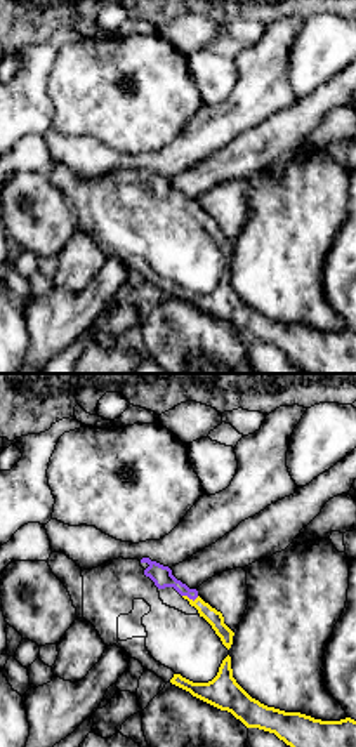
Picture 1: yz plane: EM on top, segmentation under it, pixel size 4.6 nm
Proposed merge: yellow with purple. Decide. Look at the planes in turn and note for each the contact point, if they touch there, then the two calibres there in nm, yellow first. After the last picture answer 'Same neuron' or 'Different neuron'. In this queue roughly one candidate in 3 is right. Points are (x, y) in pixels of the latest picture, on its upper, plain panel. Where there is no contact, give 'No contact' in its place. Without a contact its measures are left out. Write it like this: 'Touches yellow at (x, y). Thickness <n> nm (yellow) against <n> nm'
Touches yellow at (191, 211). Thickness 70 nm (yellow) against 100 nm

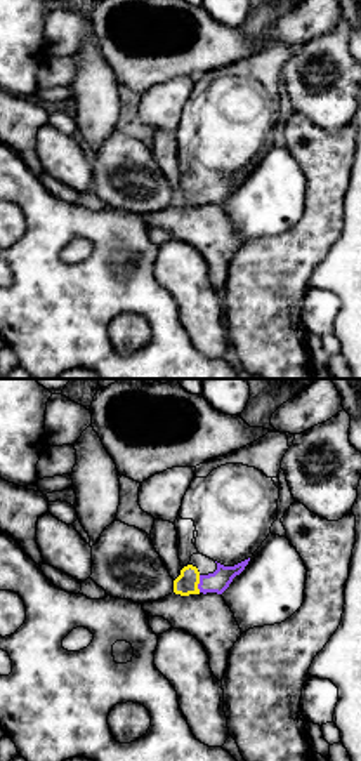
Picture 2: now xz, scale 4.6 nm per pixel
Touches yellow at (198, 193). Thickness 100 nm (yellow) against 100 nm

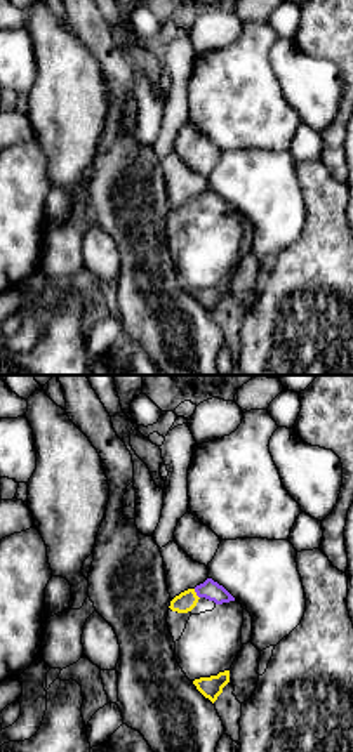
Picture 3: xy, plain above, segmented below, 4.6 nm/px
Touches yellow at (195, 205). Thickness 90 nm (yellow) against 90 nm

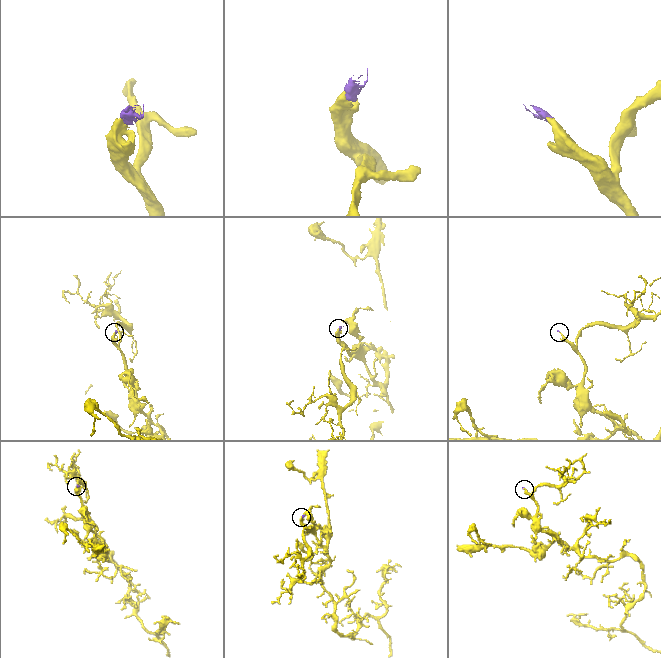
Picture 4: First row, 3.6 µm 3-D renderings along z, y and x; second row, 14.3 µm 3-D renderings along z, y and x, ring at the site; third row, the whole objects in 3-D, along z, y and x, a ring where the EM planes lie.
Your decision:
Same neuron

